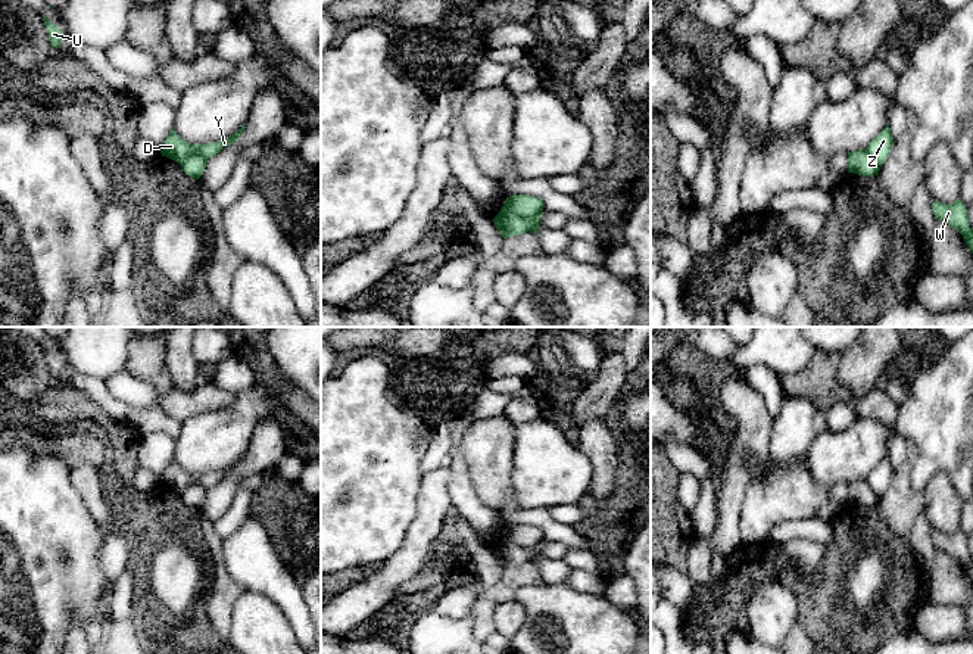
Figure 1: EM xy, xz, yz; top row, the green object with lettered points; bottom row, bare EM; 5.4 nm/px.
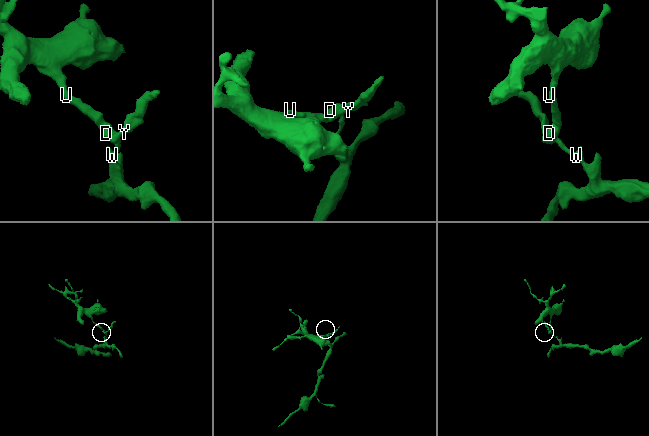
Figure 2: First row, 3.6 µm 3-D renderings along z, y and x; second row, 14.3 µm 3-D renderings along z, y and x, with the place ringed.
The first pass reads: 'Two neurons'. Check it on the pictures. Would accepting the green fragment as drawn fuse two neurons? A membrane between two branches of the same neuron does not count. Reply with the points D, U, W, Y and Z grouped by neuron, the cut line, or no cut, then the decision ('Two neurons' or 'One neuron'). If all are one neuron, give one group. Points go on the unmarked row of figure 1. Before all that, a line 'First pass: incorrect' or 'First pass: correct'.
First pass: correct
Groups: D U Y Z / W. Split along xz (504, 535), (527, 548), (540, 542). Two neurons

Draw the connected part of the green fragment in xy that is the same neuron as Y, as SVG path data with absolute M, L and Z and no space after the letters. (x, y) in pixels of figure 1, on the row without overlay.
M243 455L240 460L237 460L225 470L206 473L206 474L190 474L184 468L181 468L172 458L162 476L160 483L162 486L166 486L178 493L194 483L199 483L206 489L209 489L215 486L218 482L221 482L224 477L237 471L241 463L244 461L244 458L246 455Z

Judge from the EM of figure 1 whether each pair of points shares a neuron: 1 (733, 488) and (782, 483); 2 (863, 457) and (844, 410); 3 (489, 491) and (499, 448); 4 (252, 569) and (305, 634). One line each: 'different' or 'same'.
1: different
2: different
3: same
4: same

